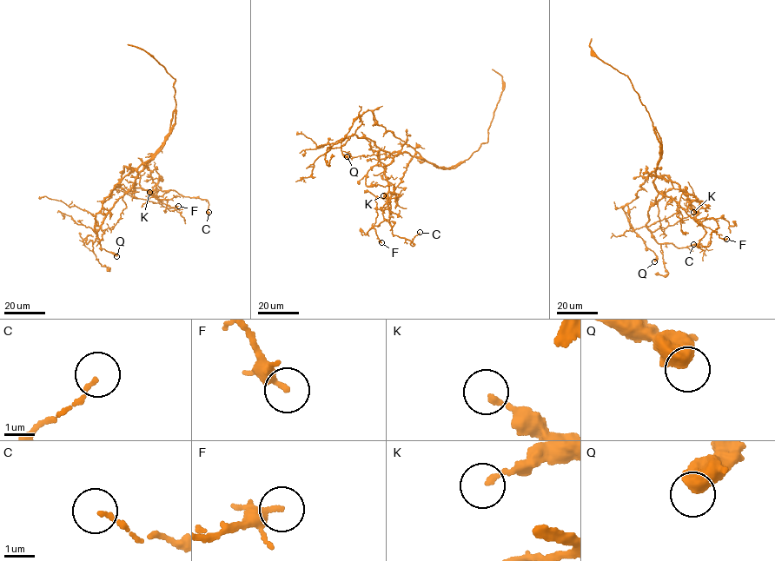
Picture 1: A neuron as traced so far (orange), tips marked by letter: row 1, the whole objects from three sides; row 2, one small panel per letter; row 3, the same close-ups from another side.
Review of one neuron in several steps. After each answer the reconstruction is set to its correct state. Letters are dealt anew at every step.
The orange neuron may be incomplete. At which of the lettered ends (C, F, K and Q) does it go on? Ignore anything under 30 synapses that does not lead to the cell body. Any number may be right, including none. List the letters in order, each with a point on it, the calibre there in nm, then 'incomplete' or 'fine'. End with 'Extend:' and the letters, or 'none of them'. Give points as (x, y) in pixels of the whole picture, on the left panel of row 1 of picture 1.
C: (208, 212) | 120 nm | fine
F: (178, 206) | 240 nm | fine
K: (149, 192) | 180 nm | fine
Q: (116, 256) | 650 nm | fine
Extend: none of them

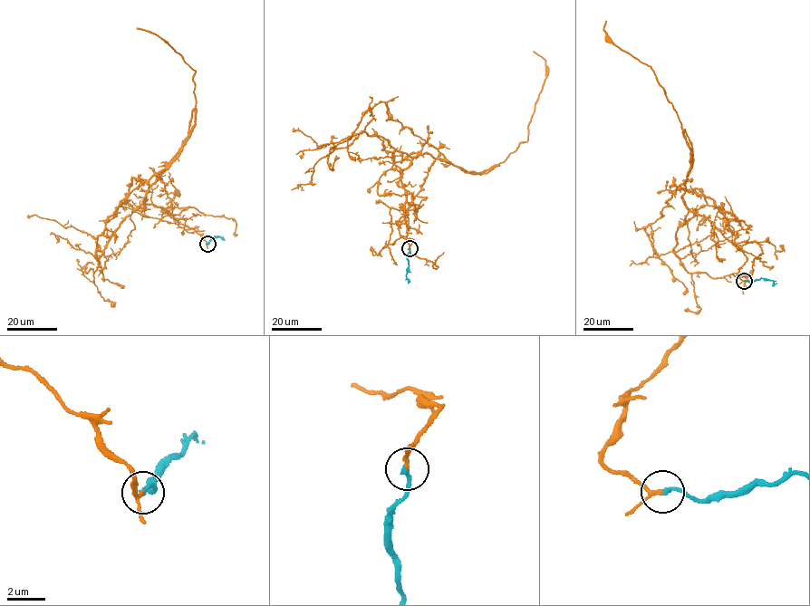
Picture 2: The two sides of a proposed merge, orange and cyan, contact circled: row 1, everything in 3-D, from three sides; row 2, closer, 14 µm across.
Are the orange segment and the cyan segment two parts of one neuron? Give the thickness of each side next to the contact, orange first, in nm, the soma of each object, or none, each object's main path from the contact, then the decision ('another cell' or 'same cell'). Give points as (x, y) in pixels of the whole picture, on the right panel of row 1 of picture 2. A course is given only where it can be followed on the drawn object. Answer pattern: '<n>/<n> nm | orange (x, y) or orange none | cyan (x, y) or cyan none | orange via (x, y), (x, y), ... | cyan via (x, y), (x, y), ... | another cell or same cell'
150/200 nm | orange none | cyan none | orange via (744, 281), (741, 247), (681, 197), (691, 142), (672, 104), (650, 66), (607, 39), (606, 21) | cyan via (744, 281), (761, 278), (776, 283) | same cell

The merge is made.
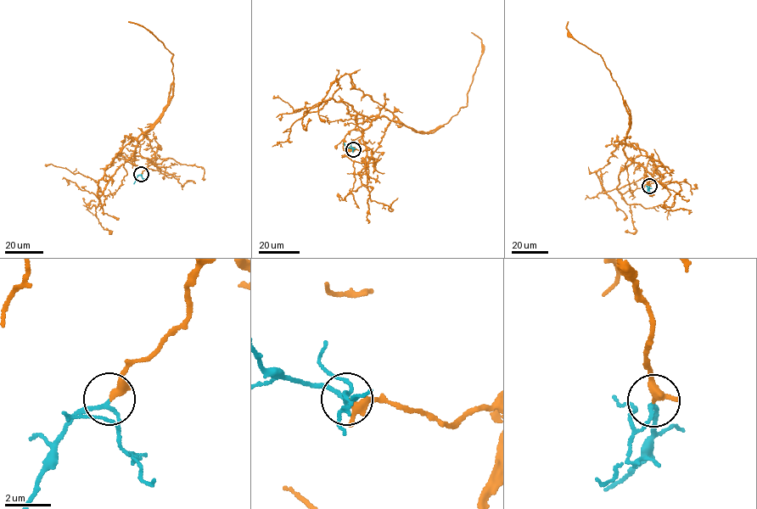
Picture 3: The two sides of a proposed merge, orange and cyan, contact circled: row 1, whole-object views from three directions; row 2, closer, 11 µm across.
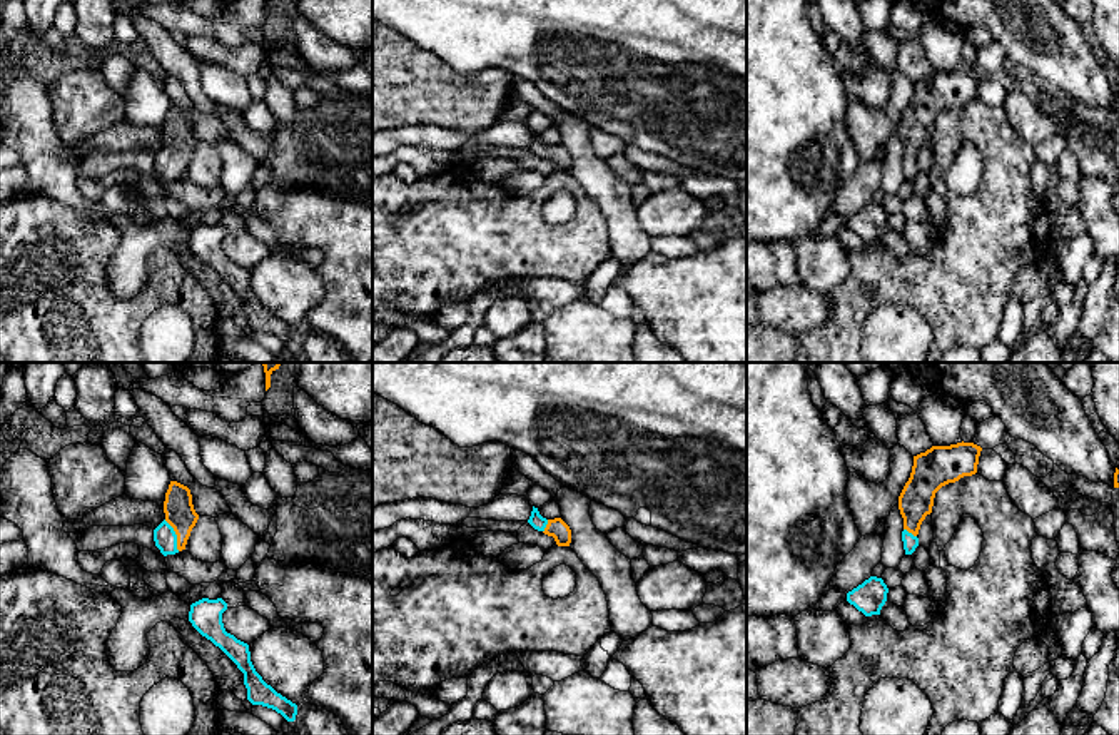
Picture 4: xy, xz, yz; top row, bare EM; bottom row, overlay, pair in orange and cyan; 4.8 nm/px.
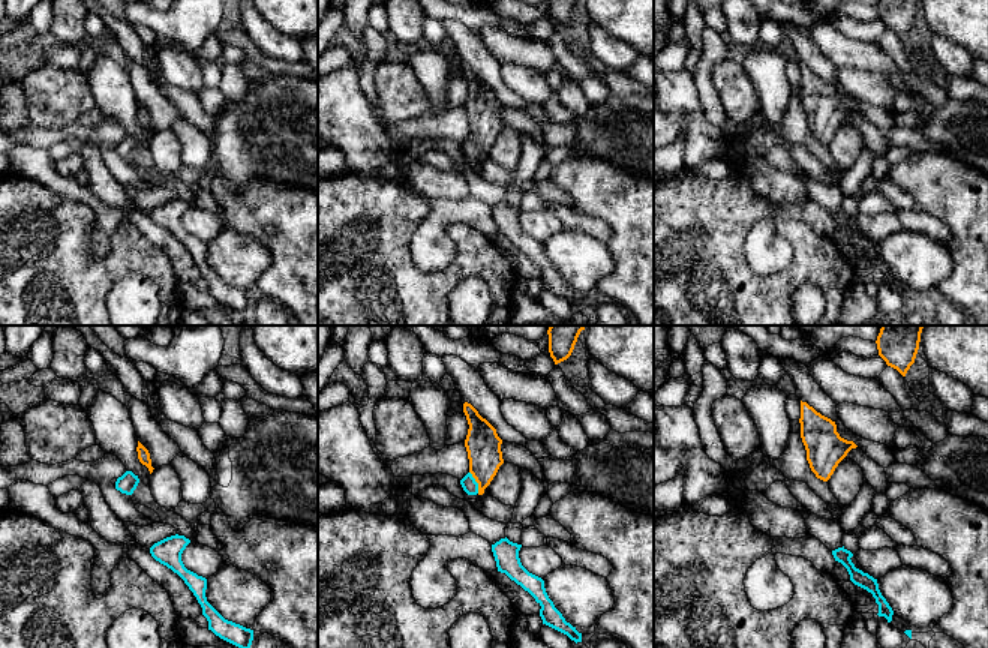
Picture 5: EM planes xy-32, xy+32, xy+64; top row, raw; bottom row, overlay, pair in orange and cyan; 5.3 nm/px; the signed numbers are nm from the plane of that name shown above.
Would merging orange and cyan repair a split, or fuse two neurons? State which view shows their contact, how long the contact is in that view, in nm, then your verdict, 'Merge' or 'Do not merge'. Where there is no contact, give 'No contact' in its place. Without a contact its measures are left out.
Touches orange in xy. Shared border 170 nm. Merge

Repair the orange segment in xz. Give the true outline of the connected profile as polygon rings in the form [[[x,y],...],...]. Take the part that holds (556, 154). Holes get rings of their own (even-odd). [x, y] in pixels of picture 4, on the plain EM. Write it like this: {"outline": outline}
{"outline": [[[533,132],[528,149],[534,155],[543,157],[548,162],[553,162],[558,172],[570,172],[571,155],[561,144],[546,145],[539,140],[538,134]]]}

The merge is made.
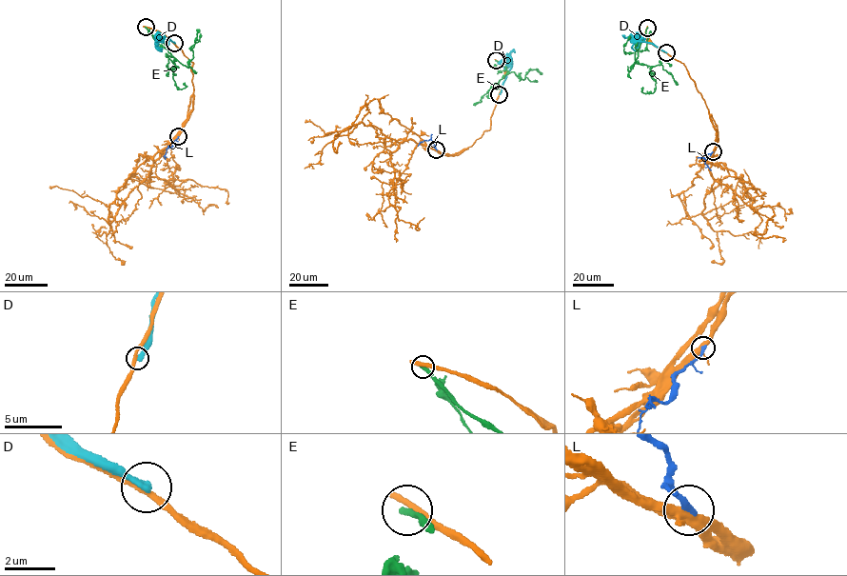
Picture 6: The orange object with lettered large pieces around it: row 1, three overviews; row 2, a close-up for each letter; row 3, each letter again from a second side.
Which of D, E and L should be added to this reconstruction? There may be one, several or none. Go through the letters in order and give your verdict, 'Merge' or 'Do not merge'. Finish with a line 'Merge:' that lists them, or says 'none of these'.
D: Do not merge
E: Do not merge
L: Do not merge
Merge: none of these

